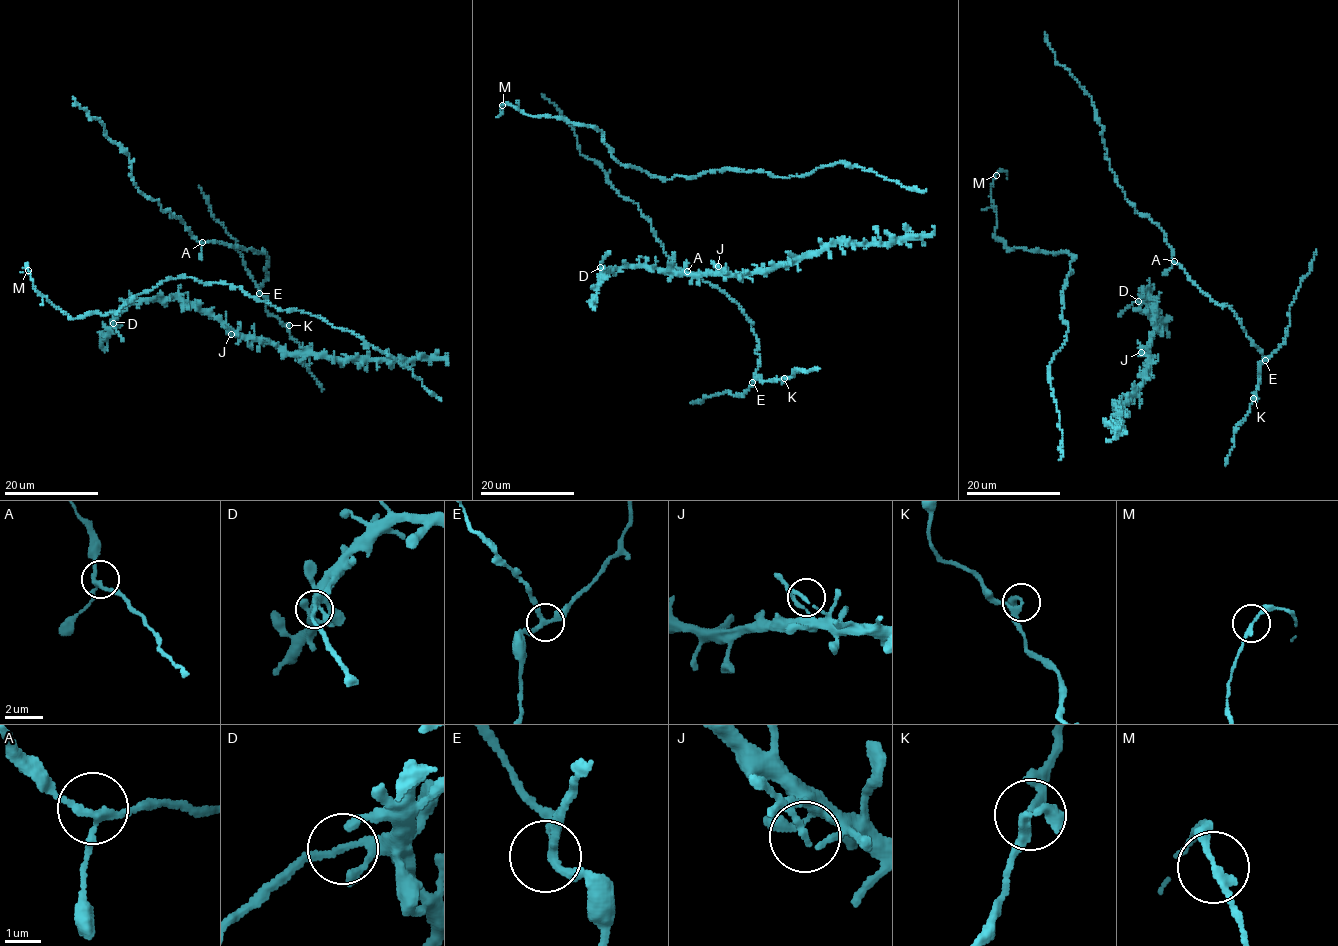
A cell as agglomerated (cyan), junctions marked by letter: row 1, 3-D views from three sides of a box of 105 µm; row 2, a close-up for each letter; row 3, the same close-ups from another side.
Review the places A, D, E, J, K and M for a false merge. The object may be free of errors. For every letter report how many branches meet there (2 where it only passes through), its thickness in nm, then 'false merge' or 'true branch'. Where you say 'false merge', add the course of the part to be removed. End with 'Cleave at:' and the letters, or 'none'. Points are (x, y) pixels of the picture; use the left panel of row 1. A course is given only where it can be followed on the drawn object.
A: 3 branches meet; 200 nm thick; true branch
D: 3 branches meet; 150 nm thick; false merge; foreign part runs (114, 323), (123, 341)
E: 3 branches meet; 220 nm thick; true branch
J: 2 branches meet; 150 nm thick; true branch
K: 3 branches meet; 240 nm thick; true branch
M: 2 branches meet; 190 nm thick; true branch
Cleave at: D

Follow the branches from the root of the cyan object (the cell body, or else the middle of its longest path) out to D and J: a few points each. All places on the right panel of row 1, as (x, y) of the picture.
D: (1120, 426), (1118, 404), (1128, 399), (1144, 377), (1154, 331), (1152, 296), (1147, 288), (1146, 298), (1139, 302)
J: (1120, 426), (1118, 404), (1134, 392), (1146, 372), (1147, 356), (1141, 352)

